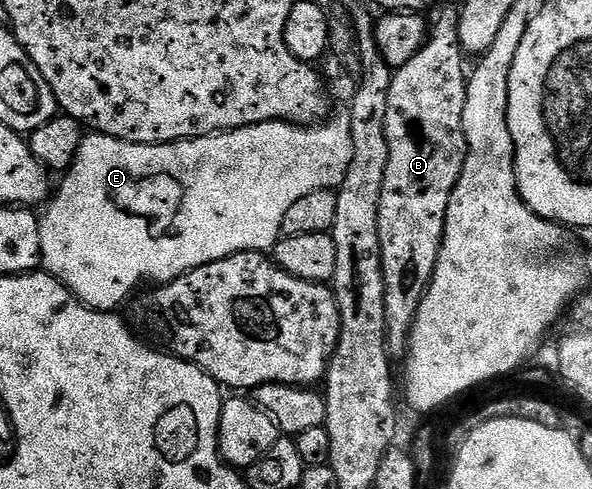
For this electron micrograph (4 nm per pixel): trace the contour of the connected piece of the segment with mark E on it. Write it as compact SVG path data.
M340 114L332 121L317 122L311 126L301 126L299 124L289 124L283 120L271 120L270 122L262 122L261 124L251 124L245 128L236 128L233 132L217 132L214 136L196 136L193 140L176 140L173 144L131 144L125 140L115 140L113 136L102 136L99 134L88 134L81 139L76 157L72 159L72 164L63 173L64 181L60 184L60 189L55 189L54 195L47 201L46 207L42 212L40 221L40 263L43 271L52 276L58 282L66 285L70 291L86 305L87 308L95 308L97 312L110 312L119 309L119 304L131 294L132 288L139 286L143 280L153 280L153 285L163 286L169 284L172 280L176 280L179 276L185 276L190 270L194 270L198 266L206 266L210 262L218 262L227 256L233 256L239 252L263 252L275 249L277 240L281 239L282 218L286 218L286 213L290 211L290 206L294 206L294 202L298 202L301 198L306 198L306 194L314 194L314 190L333 190L339 189L340 184L346 178L346 170L350 170L350 158L354 158L354 142L350 134L350 118L347 114Z

